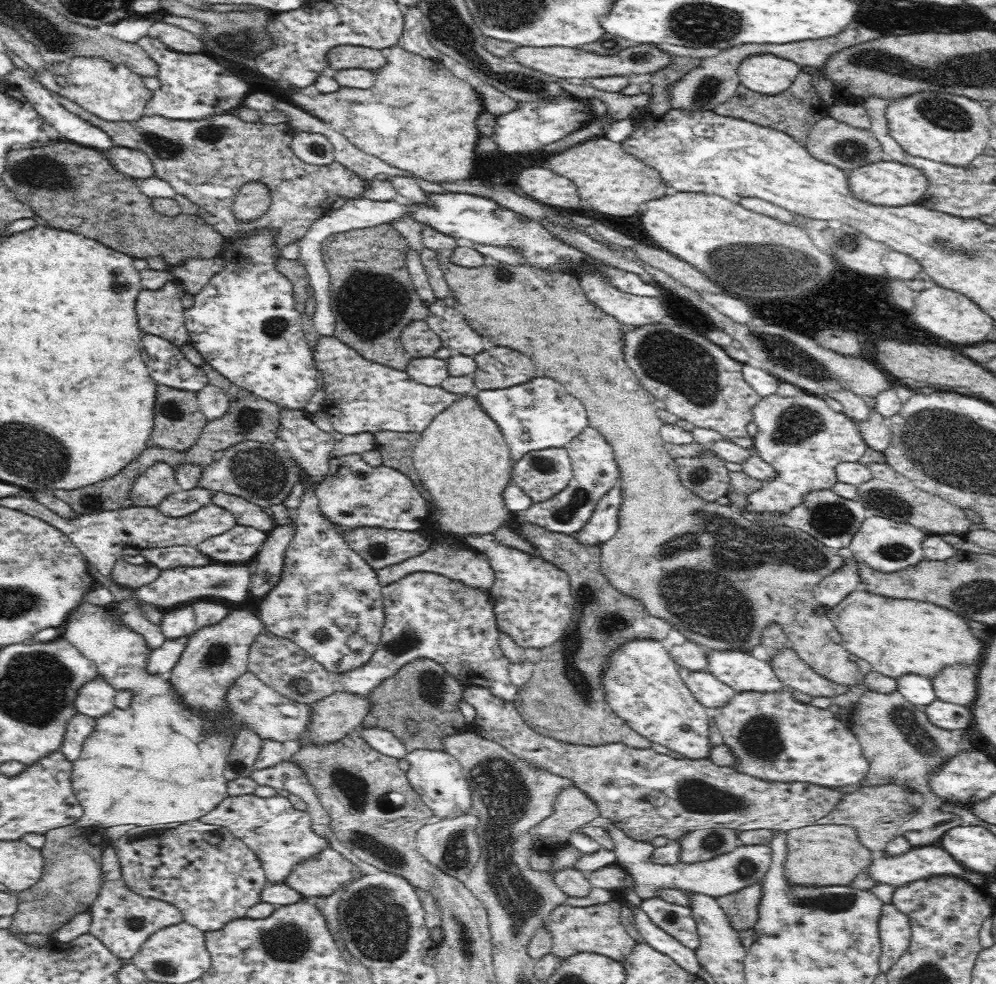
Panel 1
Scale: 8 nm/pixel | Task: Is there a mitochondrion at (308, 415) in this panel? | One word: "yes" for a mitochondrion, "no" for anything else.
no

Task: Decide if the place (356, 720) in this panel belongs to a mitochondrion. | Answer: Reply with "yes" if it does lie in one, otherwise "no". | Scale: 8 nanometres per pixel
no

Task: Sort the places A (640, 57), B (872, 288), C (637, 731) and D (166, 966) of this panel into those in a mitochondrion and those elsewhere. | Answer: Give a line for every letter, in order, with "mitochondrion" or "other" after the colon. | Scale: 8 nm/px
A: mitochondrion
B: mitochondrion
C: other
D: mitochondrion

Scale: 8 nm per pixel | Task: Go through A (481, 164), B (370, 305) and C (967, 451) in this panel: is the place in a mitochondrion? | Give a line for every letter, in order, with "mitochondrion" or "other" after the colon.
A: other
B: mitochondrion
C: mitochondrion

